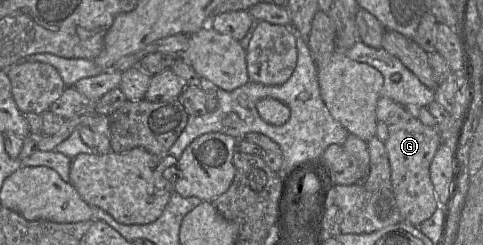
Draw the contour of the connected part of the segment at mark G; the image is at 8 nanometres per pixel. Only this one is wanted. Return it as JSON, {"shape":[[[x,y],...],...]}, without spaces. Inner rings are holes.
{"shape":[[[382,96],[377,101],[376,119],[388,128],[389,137],[384,144],[391,169],[391,190],[402,219],[419,226],[442,206],[430,179],[430,165],[441,145],[440,133],[437,128],[426,126],[419,118],[413,117],[402,105]]]}

